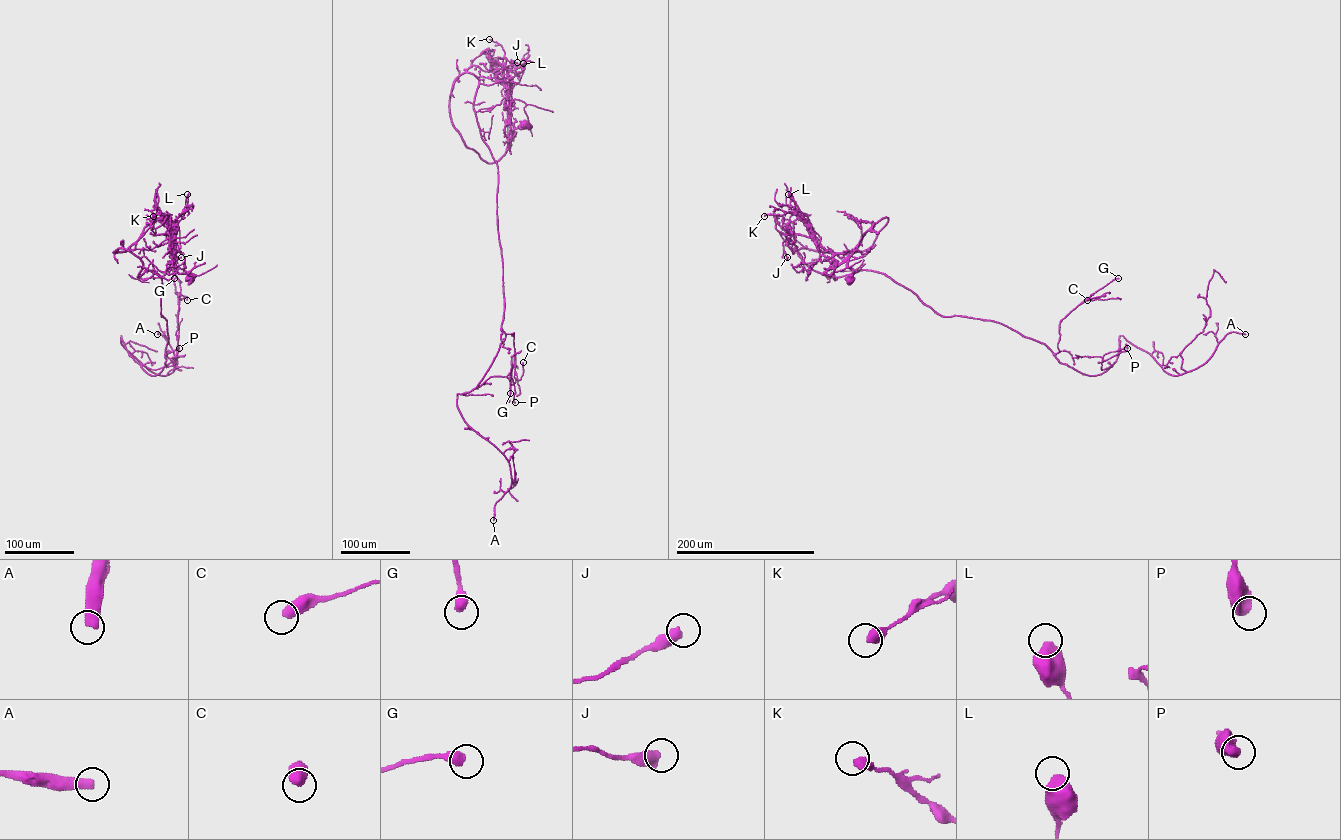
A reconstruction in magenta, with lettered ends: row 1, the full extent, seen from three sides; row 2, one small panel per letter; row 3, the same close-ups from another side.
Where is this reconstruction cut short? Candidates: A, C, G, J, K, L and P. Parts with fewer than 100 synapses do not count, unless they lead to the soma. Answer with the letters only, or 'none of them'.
A

